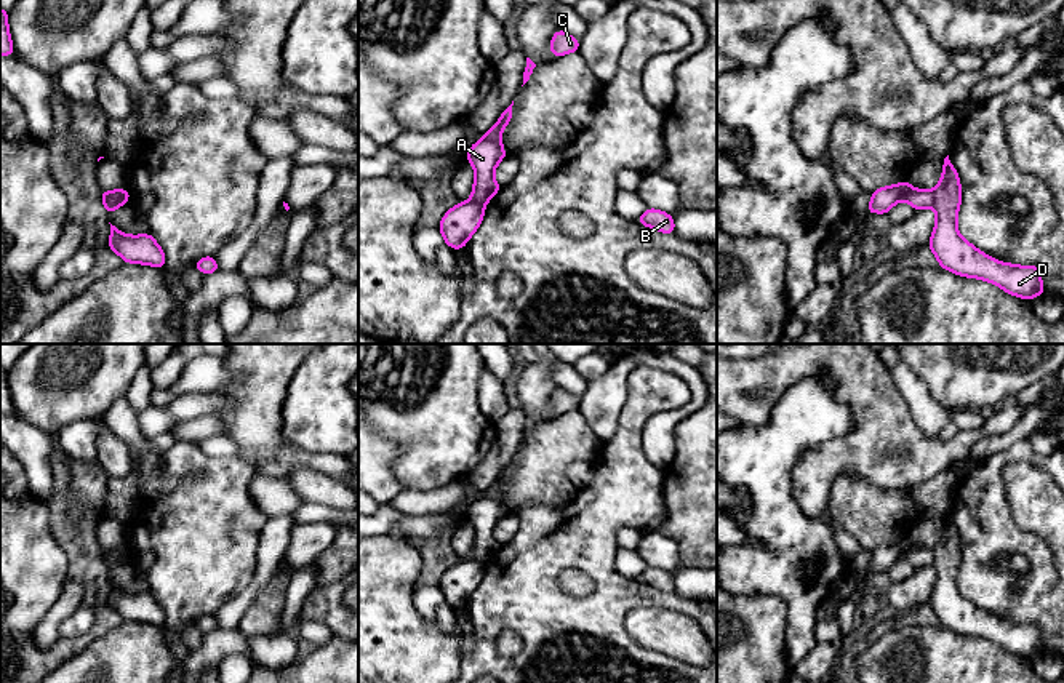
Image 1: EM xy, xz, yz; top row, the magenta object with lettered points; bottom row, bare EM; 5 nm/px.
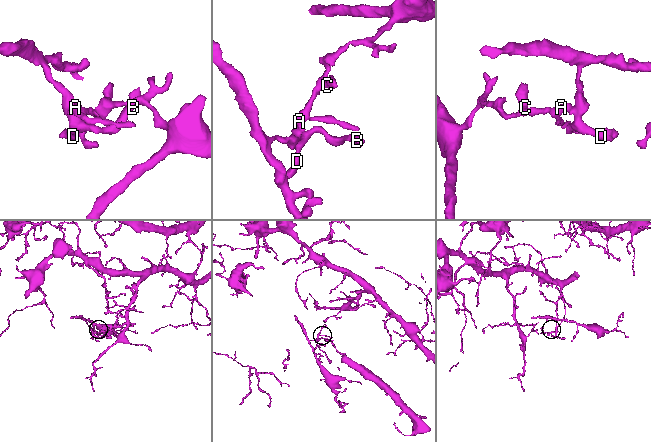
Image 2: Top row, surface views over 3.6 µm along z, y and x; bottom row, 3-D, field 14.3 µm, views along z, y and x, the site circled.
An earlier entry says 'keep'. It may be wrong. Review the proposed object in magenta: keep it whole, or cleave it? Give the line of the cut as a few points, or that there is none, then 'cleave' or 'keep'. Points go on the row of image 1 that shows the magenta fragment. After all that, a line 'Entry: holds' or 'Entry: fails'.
xy (122, 191), (116, 197), (116, 203) | cleave
Entry: fails

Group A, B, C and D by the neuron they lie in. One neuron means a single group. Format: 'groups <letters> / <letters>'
groups A C / B D

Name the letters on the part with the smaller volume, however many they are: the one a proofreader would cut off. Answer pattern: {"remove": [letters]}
{"remove": ["B", "D"]}

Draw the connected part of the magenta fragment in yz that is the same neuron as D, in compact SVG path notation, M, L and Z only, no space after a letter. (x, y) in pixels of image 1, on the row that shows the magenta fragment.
M949 155L942 162L942 178L933 189L933 195L936 224L926 245L942 269L962 277L990 282L1005 293L1026 301L1045 294L1038 266L1000 262L958 234L957 216L962 203L962 186Z

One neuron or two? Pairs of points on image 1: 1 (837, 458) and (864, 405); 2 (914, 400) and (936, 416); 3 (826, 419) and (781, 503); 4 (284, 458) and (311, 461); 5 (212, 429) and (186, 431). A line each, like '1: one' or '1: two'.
1: one
2: one
3: one
4: one
5: one

